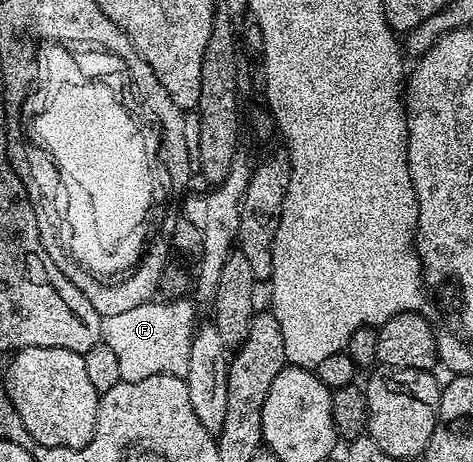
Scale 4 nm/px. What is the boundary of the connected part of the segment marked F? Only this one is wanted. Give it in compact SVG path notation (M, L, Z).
M189 297L172 298L157 303L147 301L123 314L100 320L99 334L102 344L112 348L120 365L120 380L136 382L157 374L176 374L184 378L189 369L189 353L197 329L196 302Z

